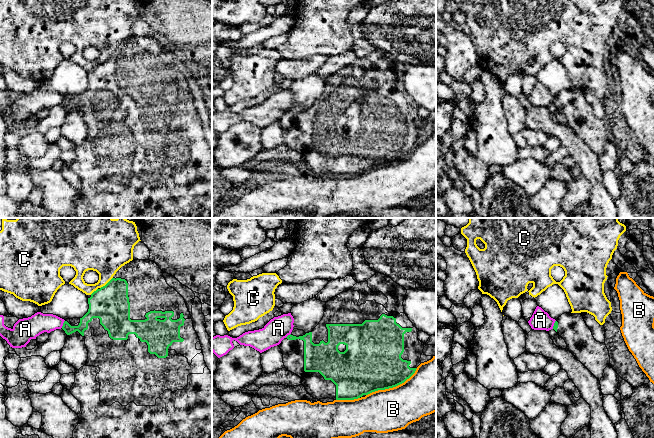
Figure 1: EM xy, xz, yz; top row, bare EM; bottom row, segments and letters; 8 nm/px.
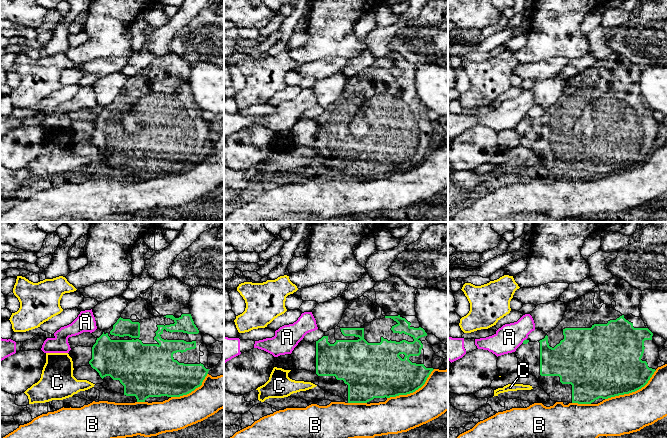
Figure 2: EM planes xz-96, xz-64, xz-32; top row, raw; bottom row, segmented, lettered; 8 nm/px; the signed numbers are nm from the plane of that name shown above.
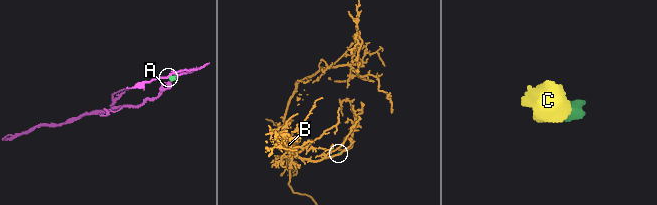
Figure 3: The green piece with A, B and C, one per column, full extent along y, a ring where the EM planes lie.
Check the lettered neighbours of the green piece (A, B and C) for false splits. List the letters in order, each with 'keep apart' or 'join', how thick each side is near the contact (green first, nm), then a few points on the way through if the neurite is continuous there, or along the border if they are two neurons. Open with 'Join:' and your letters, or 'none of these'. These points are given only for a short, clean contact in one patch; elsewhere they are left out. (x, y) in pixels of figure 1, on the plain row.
Join: none of these
A: keep apart; calibres 80 and 170 nm; border xy (64, 96), (61, 103)
B: keep apart; calibres 440 and 340 nm
C: keep apart; calibres 300 and 340 nm

